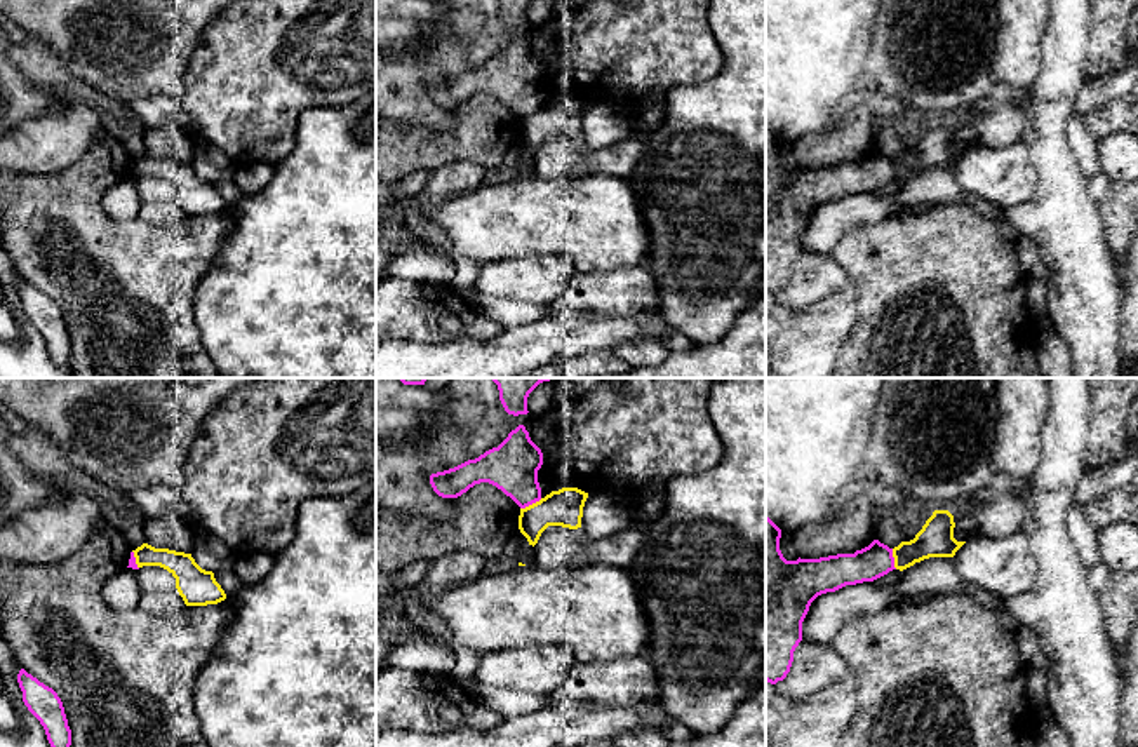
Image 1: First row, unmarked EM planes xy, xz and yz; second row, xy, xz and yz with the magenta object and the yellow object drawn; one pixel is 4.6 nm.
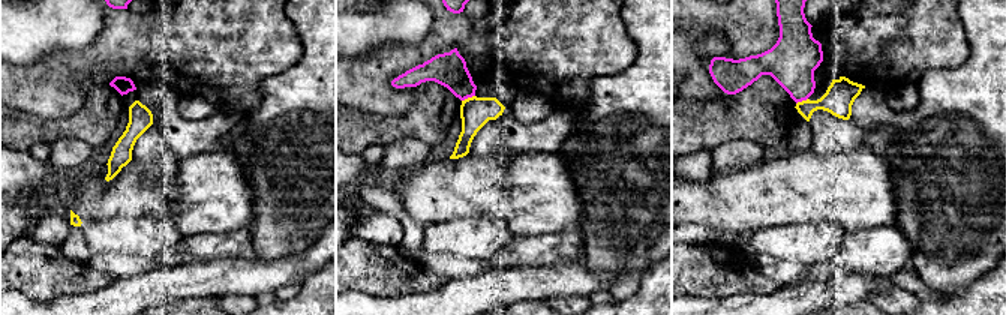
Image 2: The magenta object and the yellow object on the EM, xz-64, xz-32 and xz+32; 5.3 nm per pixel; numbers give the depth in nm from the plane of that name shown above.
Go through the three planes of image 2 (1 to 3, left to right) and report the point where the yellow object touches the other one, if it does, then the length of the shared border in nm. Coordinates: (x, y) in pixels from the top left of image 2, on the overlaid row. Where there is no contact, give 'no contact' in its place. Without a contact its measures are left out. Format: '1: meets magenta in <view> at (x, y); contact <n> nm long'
1: no contact
2: meets magenta in xz-32 at (468, 96); contact 80 nm long
3: meets magenta in xz+32 at (801, 101); contact 70 nm long

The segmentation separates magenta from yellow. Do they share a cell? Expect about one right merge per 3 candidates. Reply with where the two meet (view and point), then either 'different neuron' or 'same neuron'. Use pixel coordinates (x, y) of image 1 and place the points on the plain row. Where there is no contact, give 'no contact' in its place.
meets magenta in xz at (531, 114); different neuron

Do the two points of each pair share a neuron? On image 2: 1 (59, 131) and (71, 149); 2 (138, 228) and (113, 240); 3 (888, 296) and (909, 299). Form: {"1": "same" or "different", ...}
{"1": "different", "2": "same", "3": "same"}

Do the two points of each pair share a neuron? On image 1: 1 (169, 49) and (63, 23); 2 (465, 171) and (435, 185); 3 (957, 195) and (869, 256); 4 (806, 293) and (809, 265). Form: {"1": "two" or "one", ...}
{"1": "one", "2": "one", "3": "two", "4": "one"}

